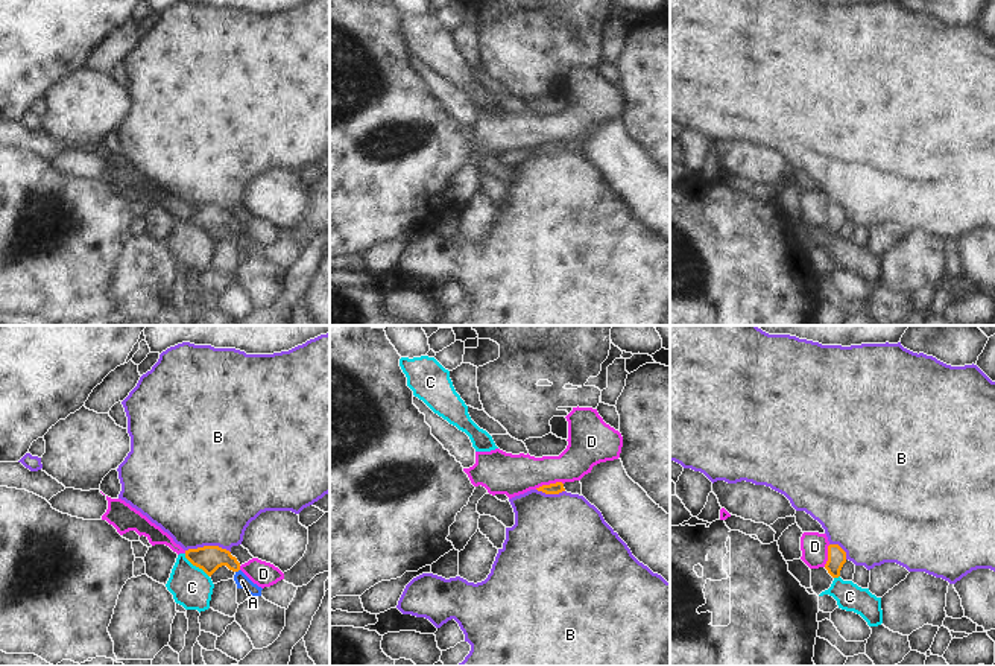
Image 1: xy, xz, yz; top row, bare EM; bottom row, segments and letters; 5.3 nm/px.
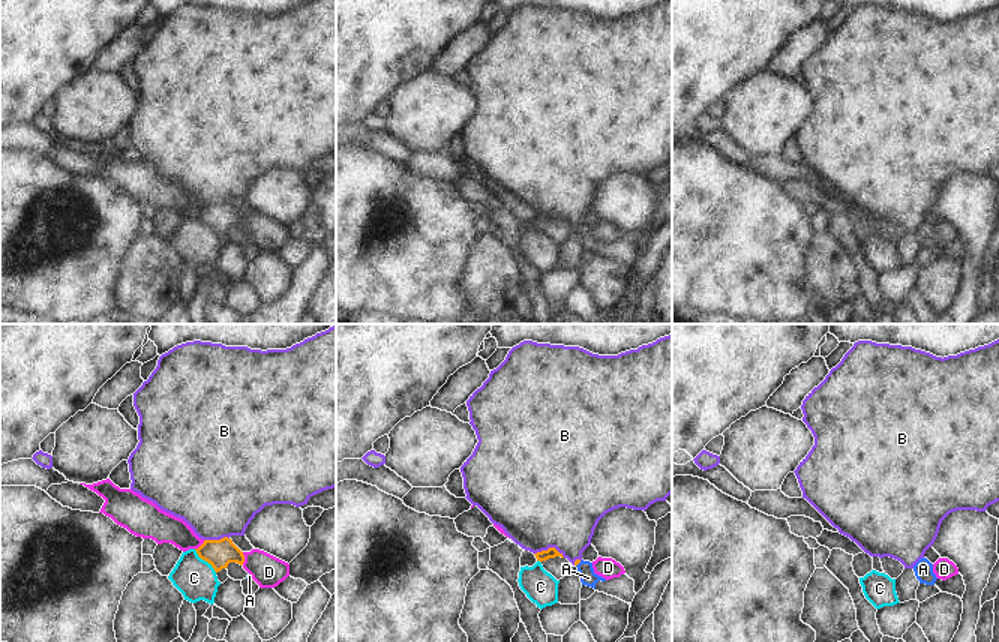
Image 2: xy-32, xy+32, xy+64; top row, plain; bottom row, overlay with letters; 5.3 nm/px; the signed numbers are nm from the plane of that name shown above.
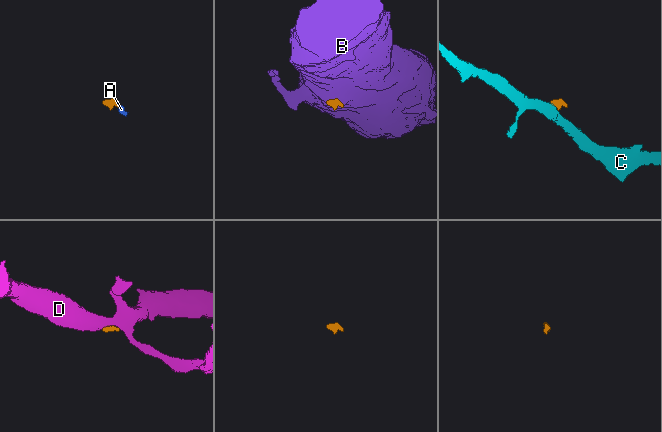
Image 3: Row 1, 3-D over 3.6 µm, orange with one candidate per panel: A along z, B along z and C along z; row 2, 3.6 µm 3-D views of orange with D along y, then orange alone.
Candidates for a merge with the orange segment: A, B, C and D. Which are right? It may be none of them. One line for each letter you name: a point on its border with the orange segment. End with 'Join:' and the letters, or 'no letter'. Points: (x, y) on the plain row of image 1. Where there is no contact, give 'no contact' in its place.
A: meets orange in xy at (237, 230)
Join: A

